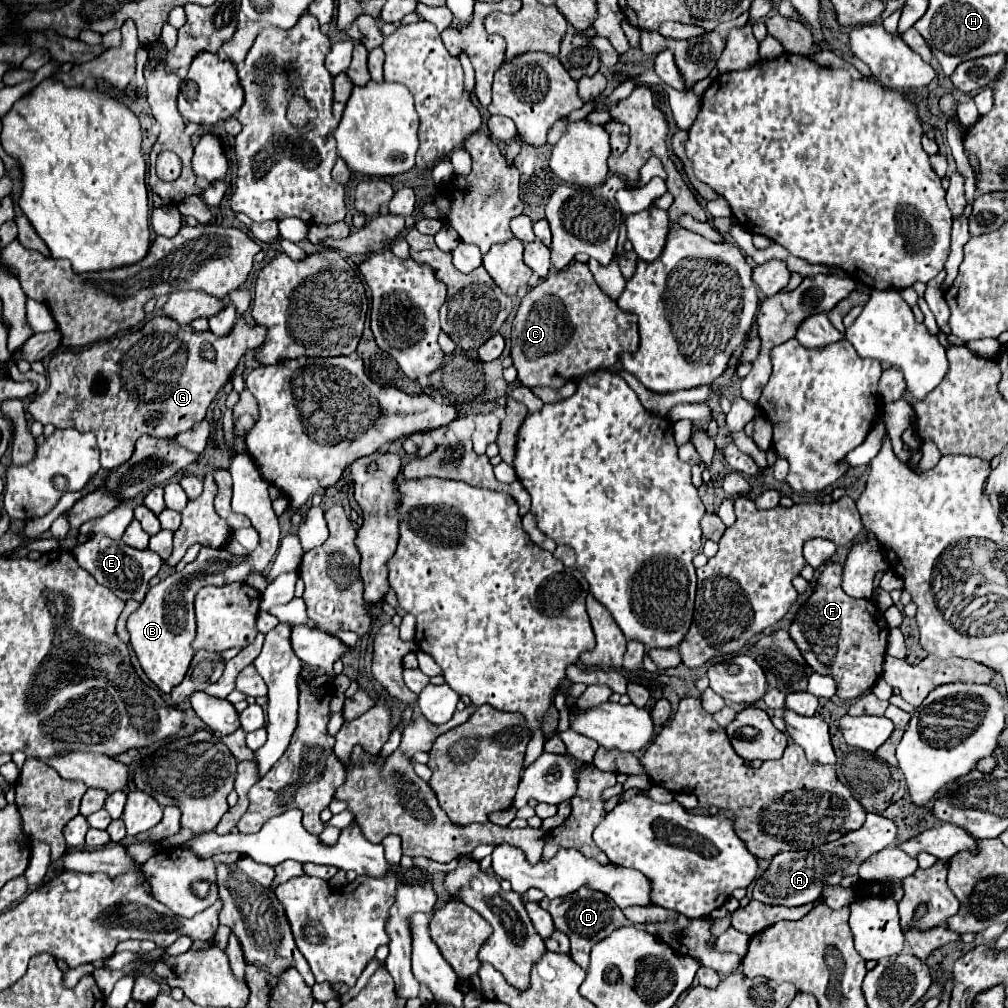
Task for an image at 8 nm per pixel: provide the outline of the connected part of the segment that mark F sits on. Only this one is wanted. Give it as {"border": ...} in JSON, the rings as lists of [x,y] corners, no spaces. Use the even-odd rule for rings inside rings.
{"border":[[[839,563],[825,565],[817,579],[815,593],[801,607],[793,621],[789,635],[801,649],[805,661],[813,671],[833,675],[837,681],[837,695],[841,699],[855,699],[865,693],[881,677],[887,649],[889,627],[879,607],[869,599],[853,599],[841,587],[843,567]]]}

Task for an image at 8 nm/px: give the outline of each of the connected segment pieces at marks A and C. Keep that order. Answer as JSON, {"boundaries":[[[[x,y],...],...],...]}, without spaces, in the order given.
{"boundaries":[[[[867,813],[867,821],[861,829],[843,835],[833,843],[825,843],[811,851],[793,851],[779,853],[771,859],[769,869],[755,881],[753,899],[767,905],[785,905],[797,907],[815,901],[821,895],[821,887],[825,885],[841,885],[845,875],[857,875],[861,863],[865,863],[871,855],[881,849],[893,845],[897,839],[897,825],[893,819],[887,819],[877,813]]],[[[573,263],[533,287],[523,297],[513,319],[511,357],[519,373],[519,383],[529,389],[561,389],[567,381],[613,367],[619,353],[635,353],[637,349],[637,317],[621,311],[617,303],[593,283],[587,263]]]]}

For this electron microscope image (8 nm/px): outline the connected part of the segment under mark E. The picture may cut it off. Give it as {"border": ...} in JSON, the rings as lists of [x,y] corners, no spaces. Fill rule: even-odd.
{"border":[[[97,535],[97,537],[77,545],[71,553],[75,555],[77,563],[97,579],[97,583],[109,587],[123,601],[135,599],[141,603],[147,593],[149,579],[155,577],[163,565],[163,559],[155,551],[149,551],[149,549],[139,551],[139,549],[125,545],[123,541],[113,541],[105,535]]]}

